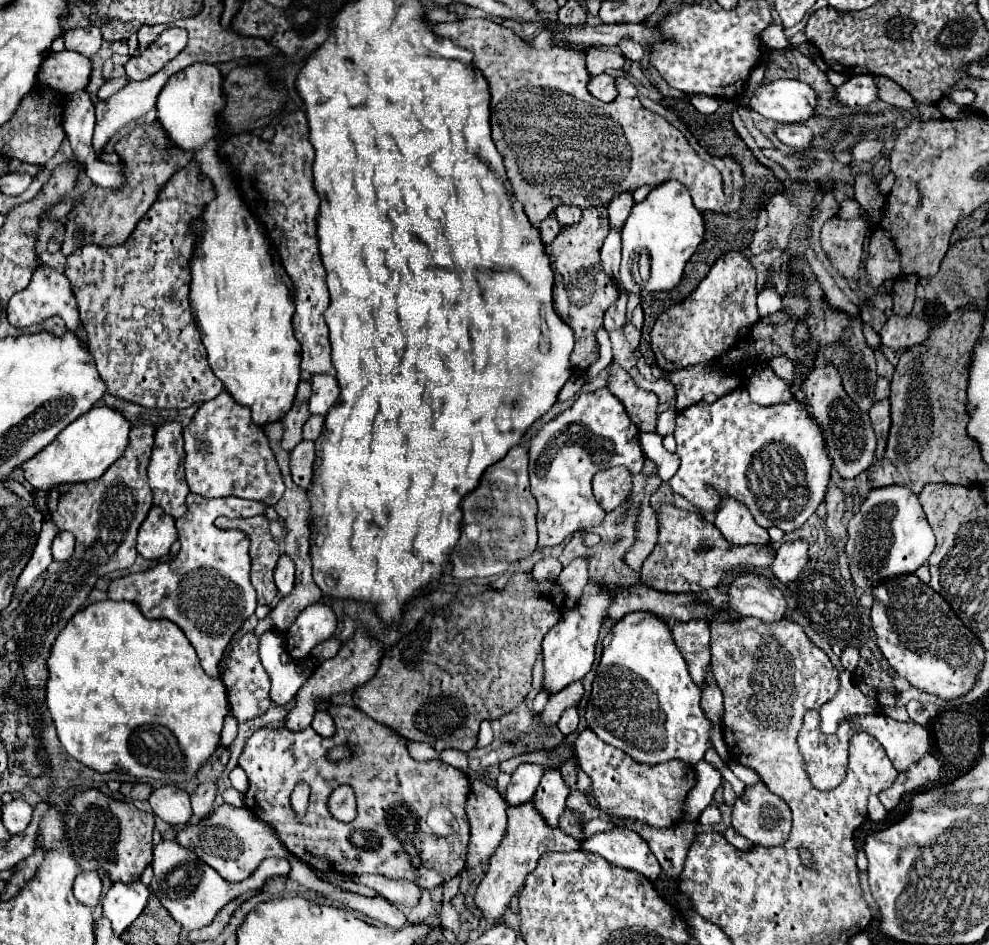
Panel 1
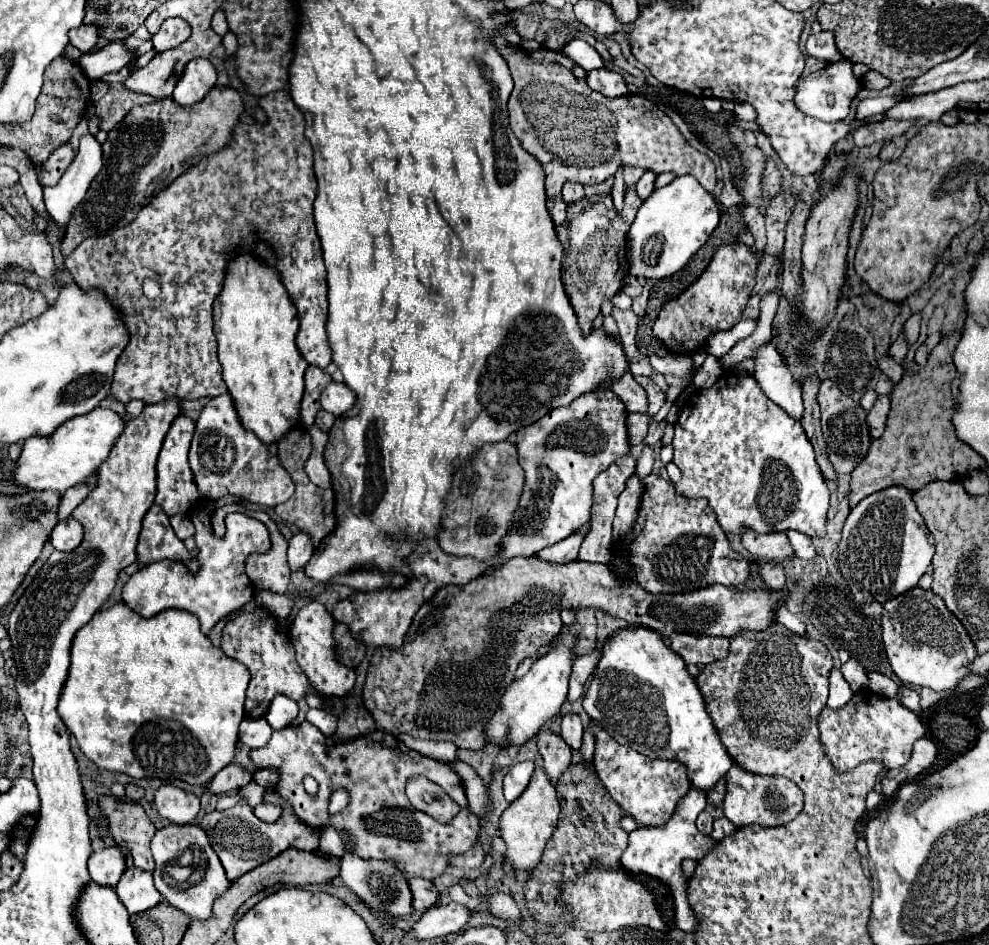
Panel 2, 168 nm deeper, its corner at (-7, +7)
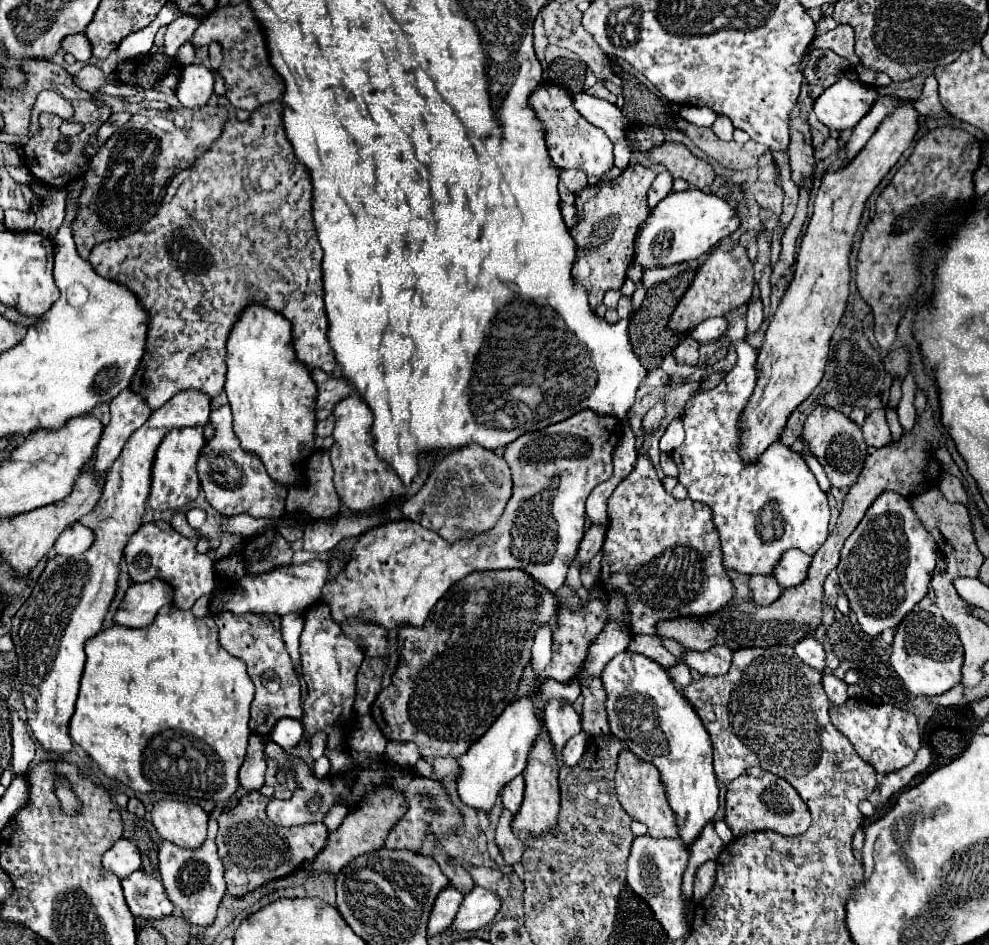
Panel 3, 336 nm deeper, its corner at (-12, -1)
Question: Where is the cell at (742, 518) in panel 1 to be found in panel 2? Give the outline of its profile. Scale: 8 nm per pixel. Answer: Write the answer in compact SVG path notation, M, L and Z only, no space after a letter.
M747 532L747 536L741 536L741 540L743 540L743 546L755 558L765 558L765 560L781 564L795 556L787 534L775 532L771 536L755 536L755 532Z

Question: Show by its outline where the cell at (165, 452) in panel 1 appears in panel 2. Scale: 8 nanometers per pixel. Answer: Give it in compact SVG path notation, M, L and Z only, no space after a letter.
M177 416L163 440L163 448L159 452L157 458L157 496L155 496L155 504L159 504L163 508L163 512L167 516L179 514L179 512L189 512L189 508L193 506L193 502L199 498L199 492L195 488L195 480L193 480L193 472L189 468L187 462L187 454L189 454L189 442L193 438L193 430L195 424L189 416Z

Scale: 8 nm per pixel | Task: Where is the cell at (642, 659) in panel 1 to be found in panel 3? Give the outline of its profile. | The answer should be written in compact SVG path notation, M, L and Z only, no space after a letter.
M626 650L622 656L624 656L624 660L612 658L610 664L602 672L610 732L618 740L622 740L632 754L654 764L660 770L664 786L666 786L668 802L678 820L678 834L684 840L684 844L692 844L696 840L698 832L702 830L702 826L708 820L712 820L712 816L718 810L718 778L716 778L716 772L712 766L710 736L706 734L706 728L704 728L700 716L696 716L696 710L692 708L692 704L688 704L688 700L684 700L682 692L674 686L668 672L658 662L654 662L652 658L648 658L644 654L630 652L630 650Z

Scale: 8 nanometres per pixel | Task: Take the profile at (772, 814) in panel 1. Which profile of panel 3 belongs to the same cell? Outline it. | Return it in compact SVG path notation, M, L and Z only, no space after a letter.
M750 768L728 784L724 820L736 838L758 830L774 830L784 836L796 836L808 830L810 810L800 798L800 794L784 778L762 768Z

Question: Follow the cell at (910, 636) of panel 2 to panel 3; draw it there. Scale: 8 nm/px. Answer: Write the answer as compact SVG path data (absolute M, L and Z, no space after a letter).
M914 610L896 628L890 662L912 696L940 696L960 684L964 648L956 630L942 616Z

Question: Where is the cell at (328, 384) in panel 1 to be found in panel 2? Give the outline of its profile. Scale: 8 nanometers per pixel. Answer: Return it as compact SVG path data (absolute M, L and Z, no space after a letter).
M331 382L321 396L321 406L323 410L335 414L335 416L343 416L345 412L349 412L349 408L353 408L355 404L355 394L339 382Z

